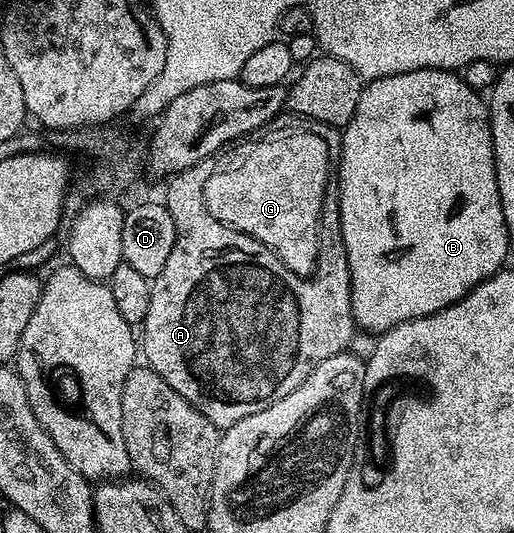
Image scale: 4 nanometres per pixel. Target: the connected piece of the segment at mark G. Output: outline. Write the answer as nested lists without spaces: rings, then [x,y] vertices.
[[[288,131],[283,135],[272,135],[269,141],[256,141],[244,149],[244,154],[237,159],[236,165],[229,169],[217,168],[206,179],[204,198],[206,207],[214,219],[228,225],[231,229],[250,235],[255,241],[261,241],[270,252],[278,255],[282,263],[299,277],[307,278],[315,273],[320,259],[320,212],[324,202],[324,192],[330,183],[328,164],[330,158],[326,143],[318,135],[299,131]]]

